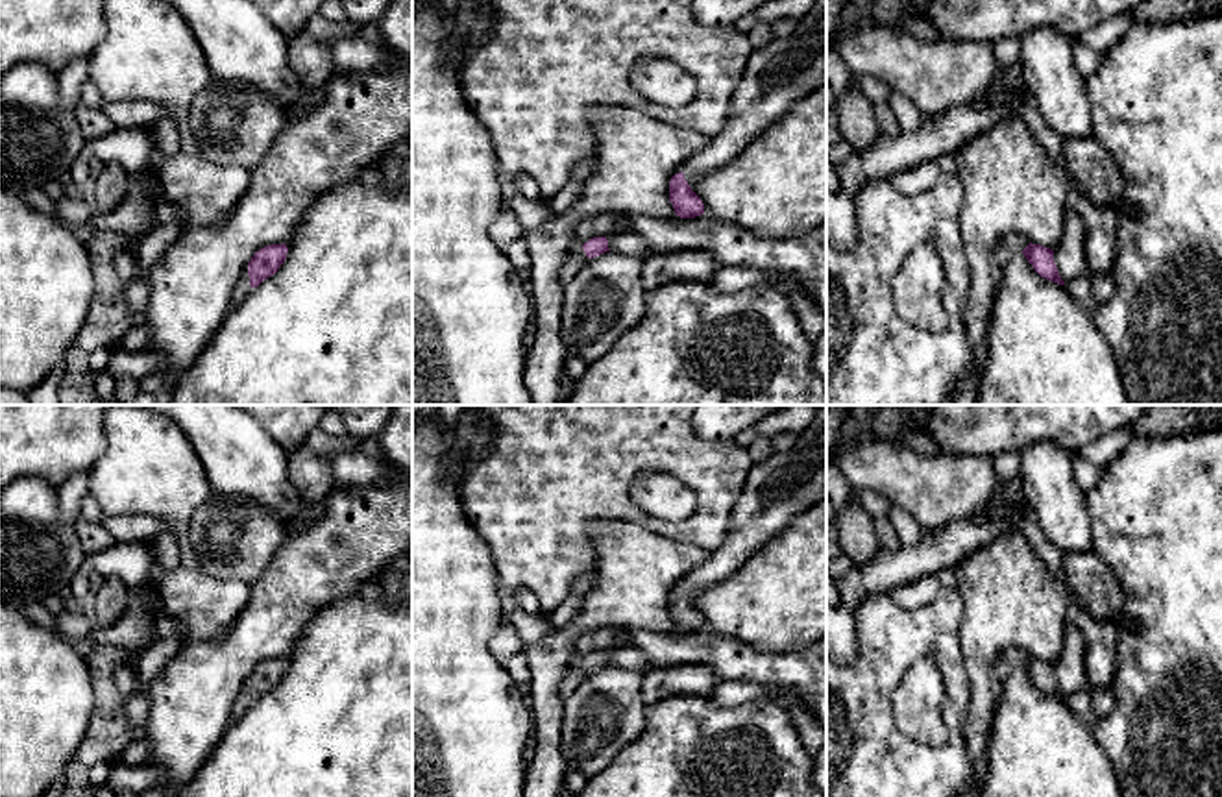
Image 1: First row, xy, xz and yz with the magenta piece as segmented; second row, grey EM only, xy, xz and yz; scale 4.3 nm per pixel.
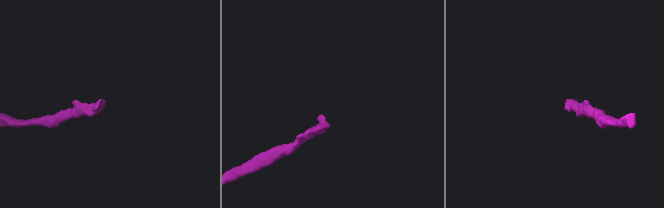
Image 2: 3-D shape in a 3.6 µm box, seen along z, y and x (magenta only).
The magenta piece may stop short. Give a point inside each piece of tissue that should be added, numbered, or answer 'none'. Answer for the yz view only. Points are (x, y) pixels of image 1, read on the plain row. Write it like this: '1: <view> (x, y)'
1: yz (1010, 661)

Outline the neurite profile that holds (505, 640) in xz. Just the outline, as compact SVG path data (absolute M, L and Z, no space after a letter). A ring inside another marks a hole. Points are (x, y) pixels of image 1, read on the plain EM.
M507 621L499 625L490 642L490 651L499 662L503 662L510 655L521 653L521 647L523 642L518 631Z

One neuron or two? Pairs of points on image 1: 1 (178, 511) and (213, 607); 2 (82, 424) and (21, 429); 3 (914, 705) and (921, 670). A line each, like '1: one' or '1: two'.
1: two
2: one
3: one

